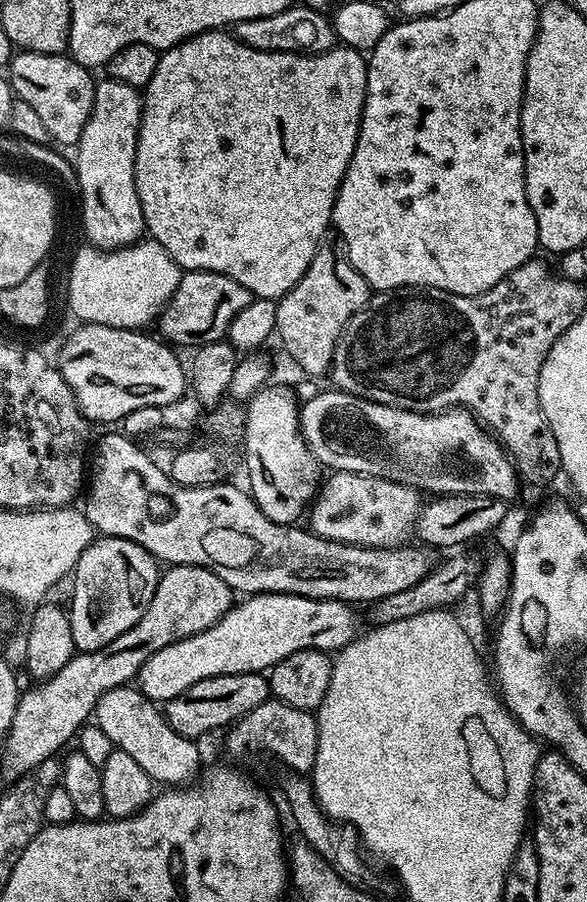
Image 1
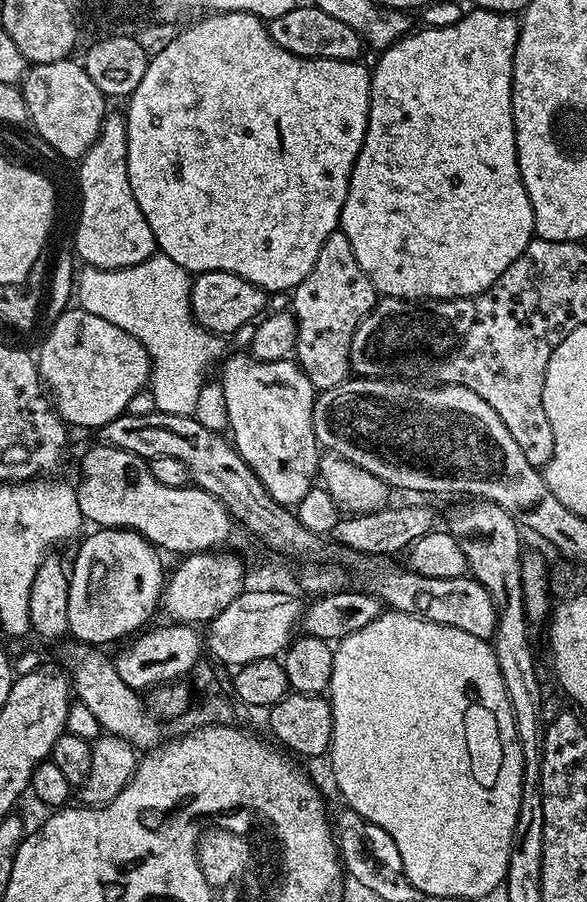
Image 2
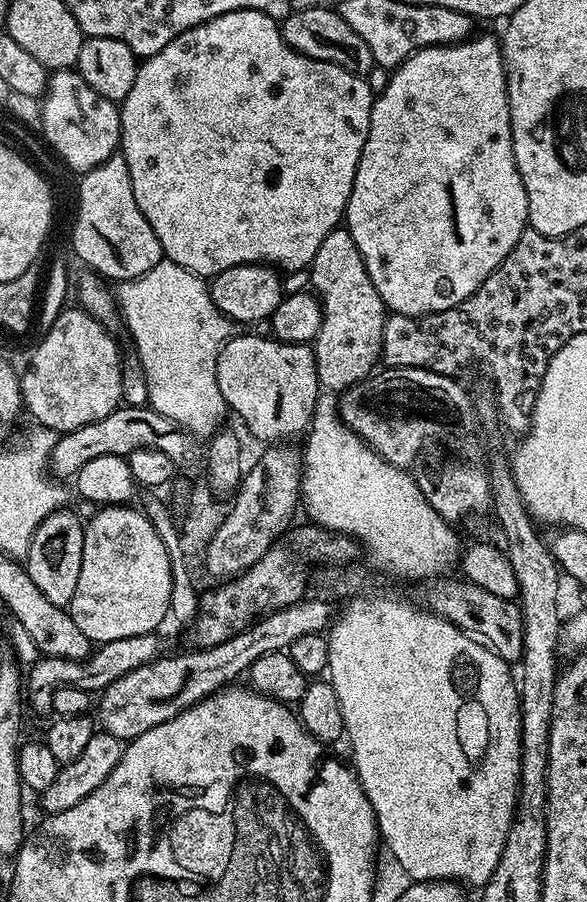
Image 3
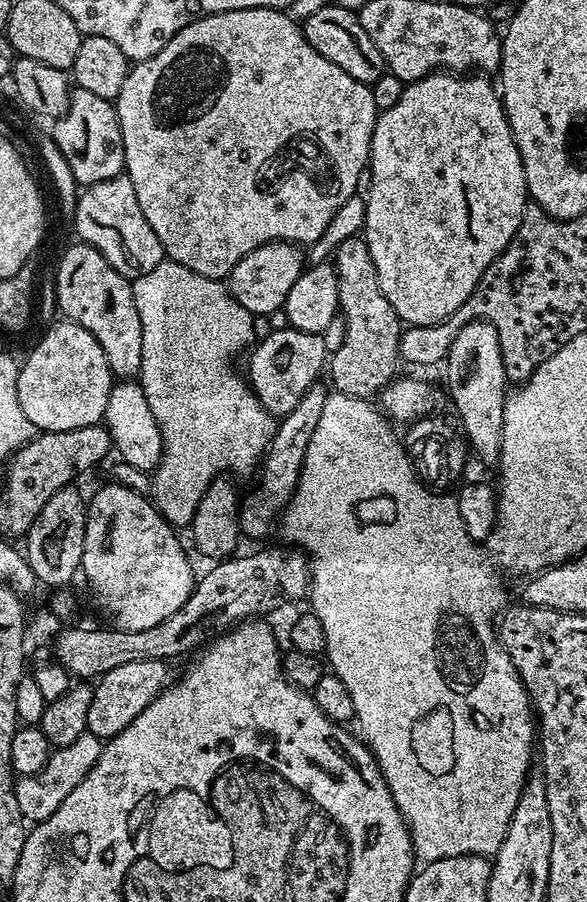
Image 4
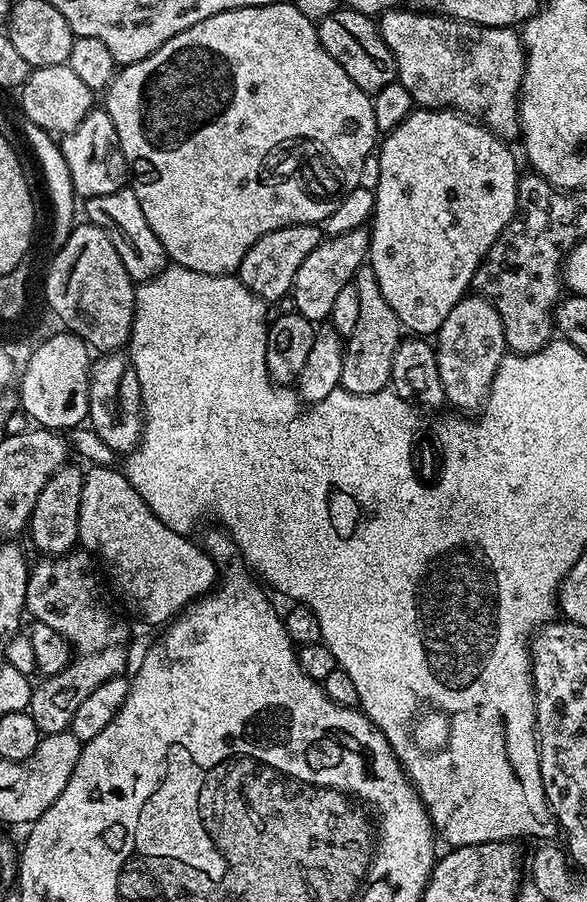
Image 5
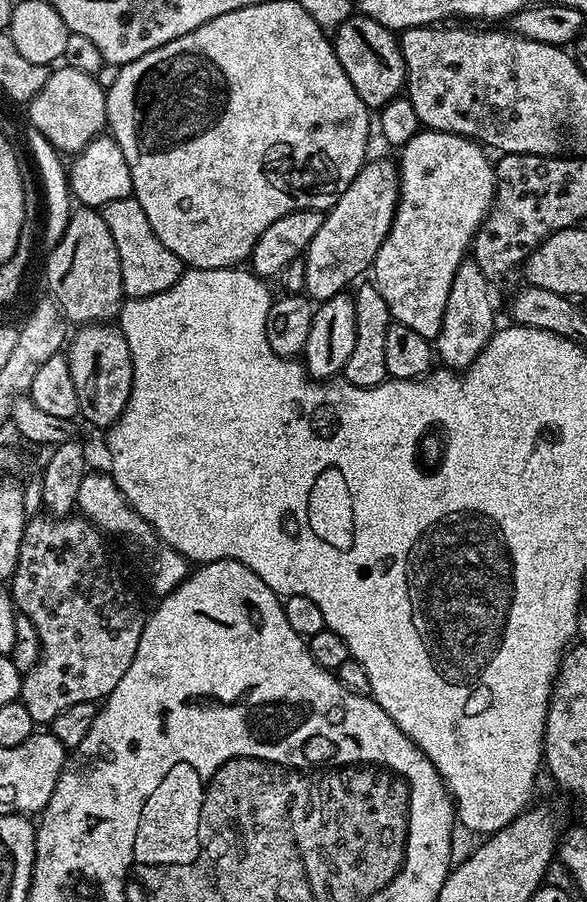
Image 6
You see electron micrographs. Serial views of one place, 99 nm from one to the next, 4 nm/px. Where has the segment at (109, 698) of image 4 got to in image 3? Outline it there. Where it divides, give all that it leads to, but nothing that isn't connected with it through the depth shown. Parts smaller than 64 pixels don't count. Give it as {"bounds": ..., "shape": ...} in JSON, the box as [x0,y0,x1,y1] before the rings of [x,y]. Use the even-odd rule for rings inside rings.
{"bounds":[98,598,334,742],"shape":[[[305,598],[285,608],[279,608],[276,612],[267,613],[257,619],[256,623],[249,624],[243,632],[232,636],[226,642],[201,647],[204,648],[201,652],[180,652],[177,656],[166,654],[146,666],[140,666],[138,670],[130,670],[130,674],[122,674],[122,678],[118,678],[114,682],[103,685],[102,691],[99,693],[99,695],[101,694],[100,700],[98,696],[99,727],[103,731],[114,734],[114,738],[118,738],[122,742],[131,742],[134,738],[146,734],[146,730],[154,730],[154,726],[162,726],[162,722],[170,722],[170,718],[182,714],[190,706],[202,702],[207,696],[212,696],[221,688],[229,687],[233,682],[239,681],[236,679],[239,676],[241,679],[247,673],[248,667],[258,658],[262,658],[262,654],[283,652],[296,639],[302,638],[302,634],[327,633],[333,623],[334,611],[332,612],[330,601]]]}

